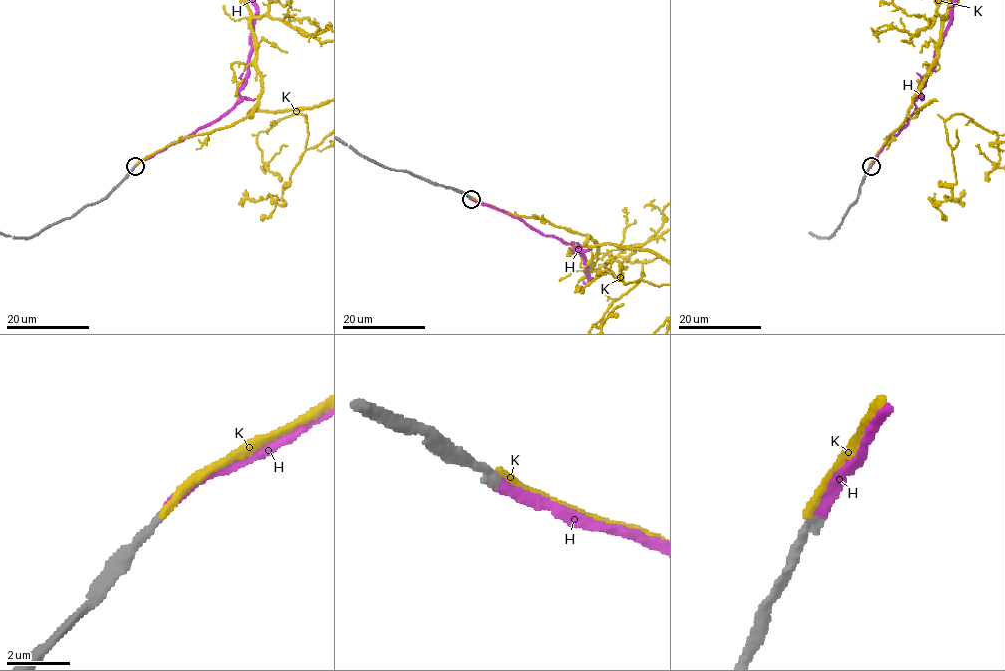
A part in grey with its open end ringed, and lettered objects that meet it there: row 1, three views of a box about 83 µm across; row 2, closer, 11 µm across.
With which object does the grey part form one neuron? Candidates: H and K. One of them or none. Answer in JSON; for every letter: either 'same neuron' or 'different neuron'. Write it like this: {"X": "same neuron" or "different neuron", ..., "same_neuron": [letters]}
{"H": "same neuron", "K": "different neuron", "same_neuron": ["H"]}

